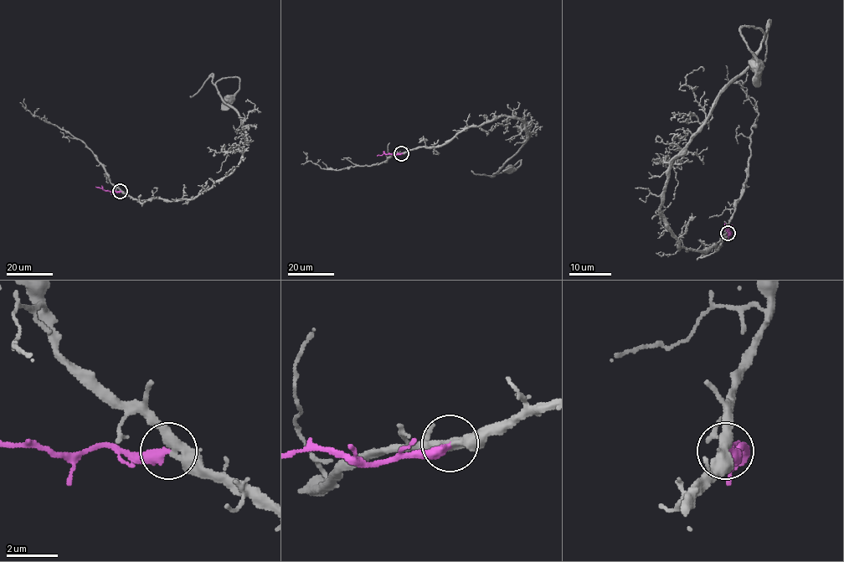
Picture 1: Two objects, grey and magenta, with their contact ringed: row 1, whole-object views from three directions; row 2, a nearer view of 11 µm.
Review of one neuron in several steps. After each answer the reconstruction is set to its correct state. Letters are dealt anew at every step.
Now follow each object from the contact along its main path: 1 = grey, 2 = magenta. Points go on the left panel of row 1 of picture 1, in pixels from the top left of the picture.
1: (120, 191), (194, 198), (229, 174), (244, 127), (215, 85), (239, 78), (228, 98)
2: (120, 191), (105, 191), (95, 187)

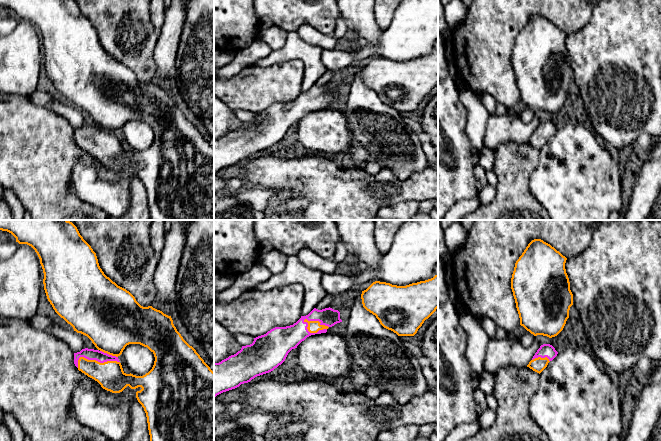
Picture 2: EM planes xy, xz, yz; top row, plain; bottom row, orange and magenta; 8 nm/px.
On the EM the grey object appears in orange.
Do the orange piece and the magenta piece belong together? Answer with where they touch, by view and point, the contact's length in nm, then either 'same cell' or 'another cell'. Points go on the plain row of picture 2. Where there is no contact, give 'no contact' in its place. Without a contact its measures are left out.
meets orange in xz at (316, 97); contact 220 nm long; same cell

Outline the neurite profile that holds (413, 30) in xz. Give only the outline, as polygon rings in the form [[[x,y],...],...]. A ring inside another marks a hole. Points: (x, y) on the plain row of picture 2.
[[[403,0],[394,12],[390,25],[384,30],[380,41],[374,45],[366,43],[357,52],[358,59],[380,57],[397,62],[425,57],[435,52],[434,42],[438,40],[438,0]]]

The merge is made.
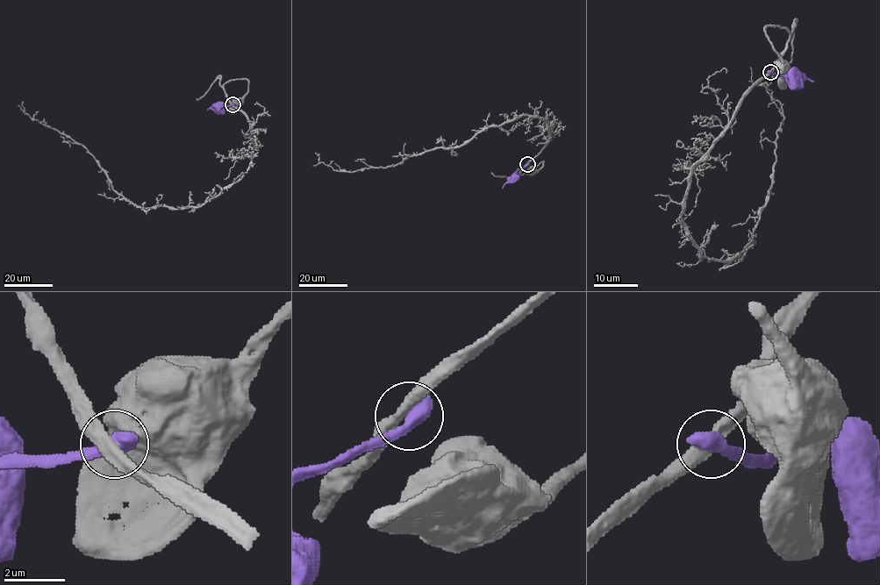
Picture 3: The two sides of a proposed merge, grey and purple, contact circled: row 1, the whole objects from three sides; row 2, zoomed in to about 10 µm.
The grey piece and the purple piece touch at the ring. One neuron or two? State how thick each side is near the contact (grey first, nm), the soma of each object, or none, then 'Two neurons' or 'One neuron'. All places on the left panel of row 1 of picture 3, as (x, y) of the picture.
Thickness 400 nm (grey) against 600 nm. Soma of grey: (238, 102). Soma of purple: (220, 108). Two neurons

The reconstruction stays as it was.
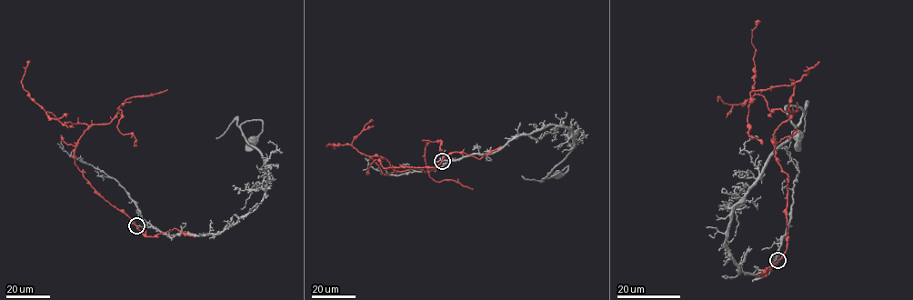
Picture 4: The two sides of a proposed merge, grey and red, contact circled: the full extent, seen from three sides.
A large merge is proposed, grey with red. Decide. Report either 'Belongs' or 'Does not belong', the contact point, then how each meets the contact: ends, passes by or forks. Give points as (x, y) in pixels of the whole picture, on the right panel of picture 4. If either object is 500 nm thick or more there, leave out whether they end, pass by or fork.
Does not belong. Place: (777, 260). At the ring grey forks. At the ring red passes by

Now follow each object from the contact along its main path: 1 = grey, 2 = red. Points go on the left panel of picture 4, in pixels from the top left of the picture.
1: (136, 225), (220, 233), (250, 213), (263, 197), (267, 166), (240, 127), (261, 120), (252, 139)
2: (136, 225), (91, 185), (74, 155), (85, 131), (108, 124), (121, 105), (117, 128), (131, 134), (134, 146)

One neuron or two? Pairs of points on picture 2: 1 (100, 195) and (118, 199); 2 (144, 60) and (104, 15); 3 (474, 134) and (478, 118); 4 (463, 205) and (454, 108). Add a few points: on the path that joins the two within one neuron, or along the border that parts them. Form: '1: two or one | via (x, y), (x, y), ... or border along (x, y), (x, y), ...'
1: one | via (104, 195), (114, 198)
2: one | via (135, 49), (132, 43), (115, 26)
3: one | via (475, 130), (477, 122)
4: two | border along (477, 193), (470, 198), (457, 201), (449, 209)

